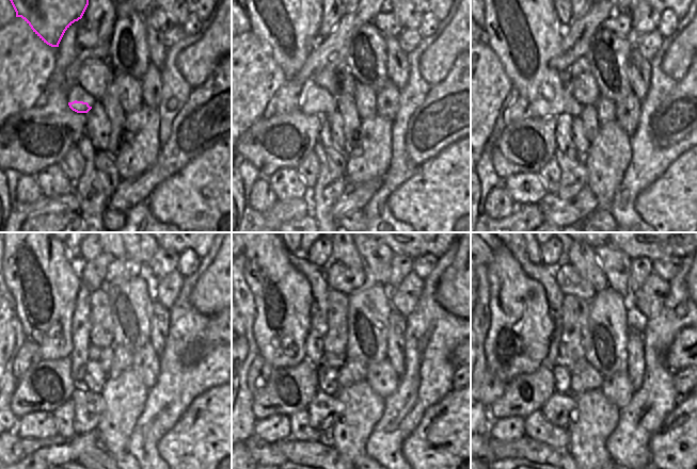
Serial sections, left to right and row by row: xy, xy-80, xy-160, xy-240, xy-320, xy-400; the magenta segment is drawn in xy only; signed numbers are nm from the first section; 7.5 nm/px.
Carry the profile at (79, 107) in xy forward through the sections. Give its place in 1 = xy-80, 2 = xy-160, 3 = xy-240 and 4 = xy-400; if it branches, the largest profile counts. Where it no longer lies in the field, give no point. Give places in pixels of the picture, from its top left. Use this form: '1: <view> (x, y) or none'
1: xy-80 (307, 108)
2: xy-160 (522, 28)
3: xy-240 (44, 281)
4: xy-400 (518, 340)

